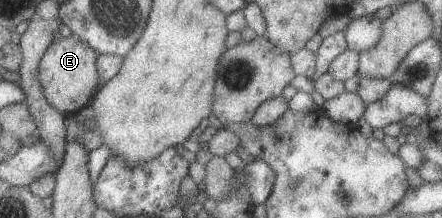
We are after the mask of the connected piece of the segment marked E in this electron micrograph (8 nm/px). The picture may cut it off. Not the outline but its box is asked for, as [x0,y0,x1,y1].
[37,36,100,115]

